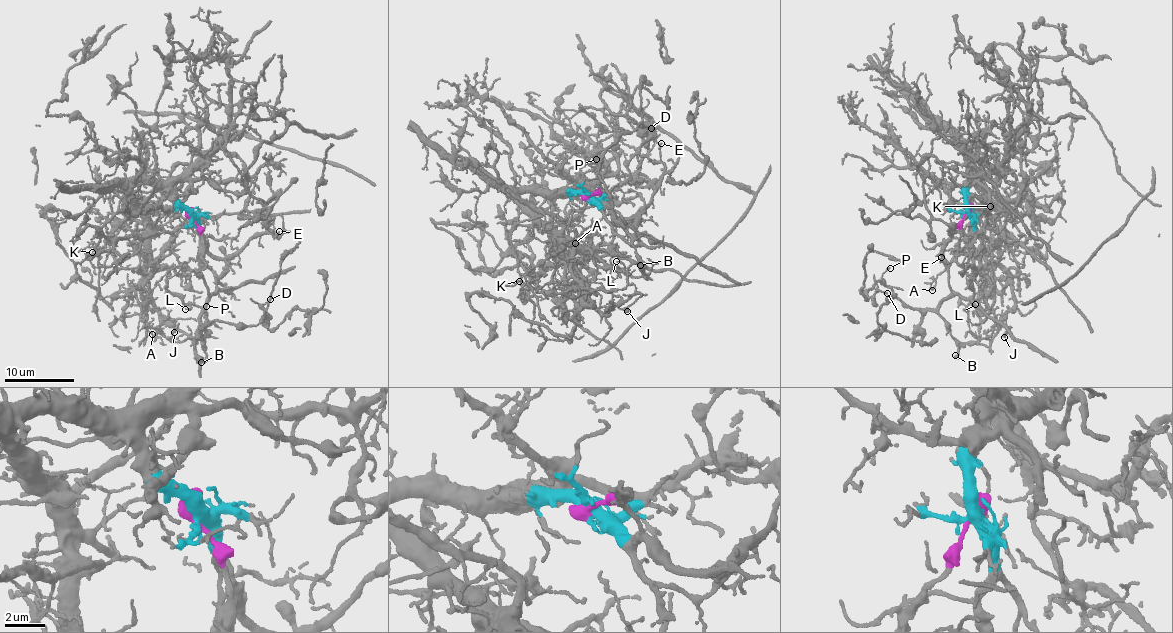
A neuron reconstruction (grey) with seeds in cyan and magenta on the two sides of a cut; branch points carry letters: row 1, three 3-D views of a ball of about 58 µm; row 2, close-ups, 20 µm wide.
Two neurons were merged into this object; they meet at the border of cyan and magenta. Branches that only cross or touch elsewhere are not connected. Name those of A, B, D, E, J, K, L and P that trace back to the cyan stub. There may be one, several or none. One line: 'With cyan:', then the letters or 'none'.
With cyan: A, E, J, K, L

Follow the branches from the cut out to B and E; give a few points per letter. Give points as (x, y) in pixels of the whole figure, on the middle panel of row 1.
B: (586, 198), (601, 193), (602, 203), (619, 213), (624, 223), (618, 223), (629, 233), (640, 266)
E: (586, 198), (600, 208), (608, 207), (611, 212), (624, 218), (640, 216), (664, 170), (660, 159), (661, 142)

